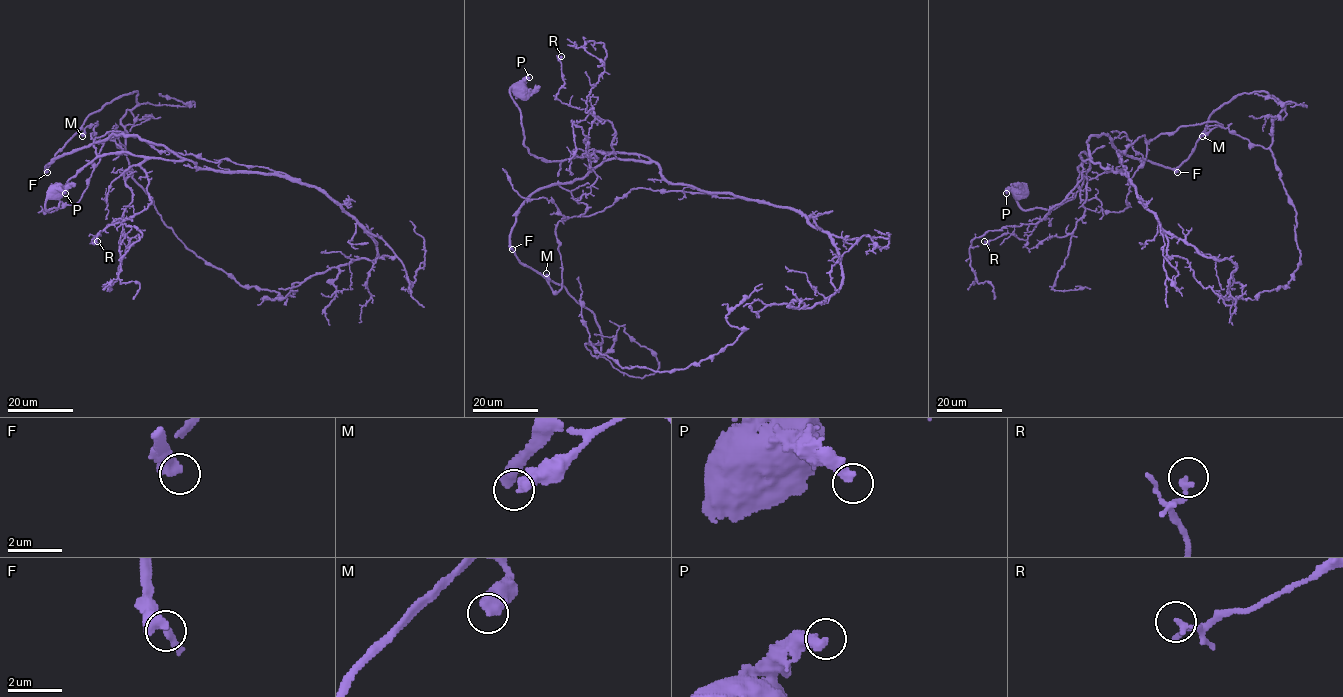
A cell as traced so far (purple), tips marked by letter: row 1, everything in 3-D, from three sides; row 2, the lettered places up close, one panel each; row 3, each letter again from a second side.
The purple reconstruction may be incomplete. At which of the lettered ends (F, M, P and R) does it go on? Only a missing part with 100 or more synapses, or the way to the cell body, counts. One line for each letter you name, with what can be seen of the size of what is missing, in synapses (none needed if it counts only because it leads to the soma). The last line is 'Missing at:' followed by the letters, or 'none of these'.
F: about 450 synapses
Missing at: F

